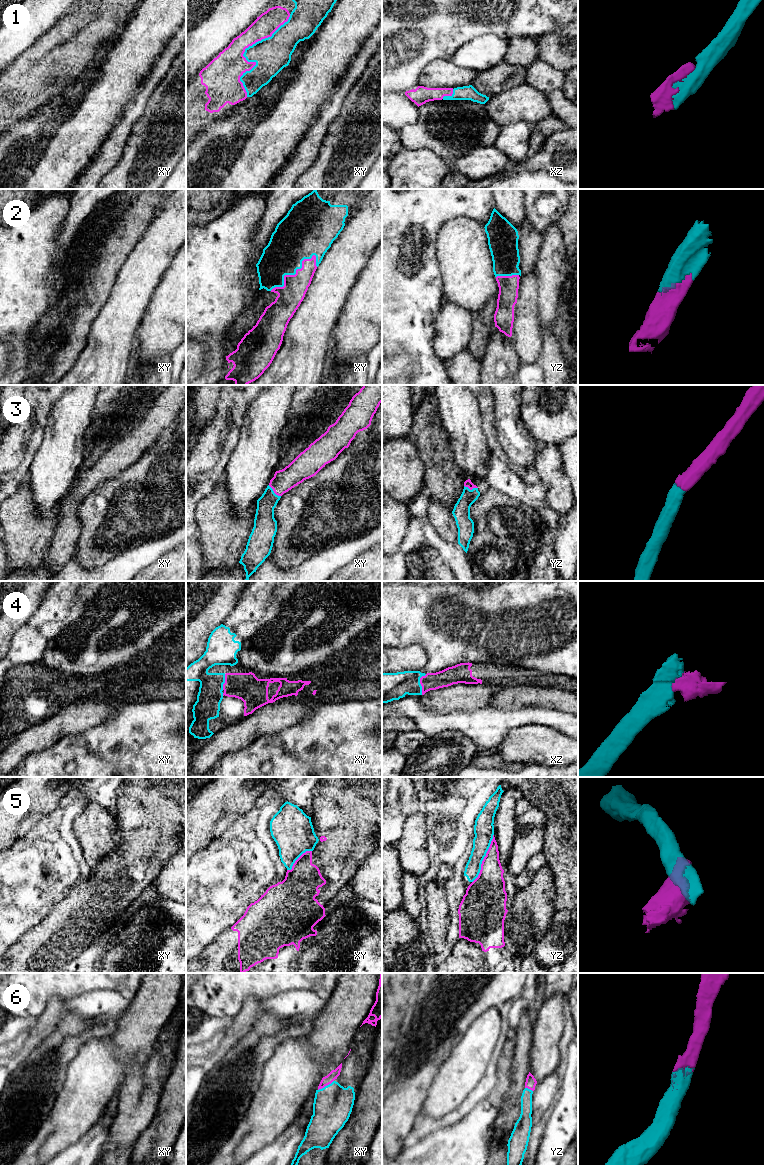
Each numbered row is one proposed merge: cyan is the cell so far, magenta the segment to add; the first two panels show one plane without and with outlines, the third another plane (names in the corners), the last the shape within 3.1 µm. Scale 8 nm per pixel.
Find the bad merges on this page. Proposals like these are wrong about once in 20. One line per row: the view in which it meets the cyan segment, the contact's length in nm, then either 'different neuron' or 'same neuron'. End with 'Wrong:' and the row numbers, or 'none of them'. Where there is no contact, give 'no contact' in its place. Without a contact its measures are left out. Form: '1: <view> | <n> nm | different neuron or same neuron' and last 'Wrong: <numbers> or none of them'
1: xy | 750 nm | same neuron
2: xy | 460 nm | same neuron
3: xy | 140 nm | same neuron
4: xz | 170 nm | same neuron
5: yz | 420 nm | different neuron
6: xy | 150 nm | same neuron
Wrong: 5

